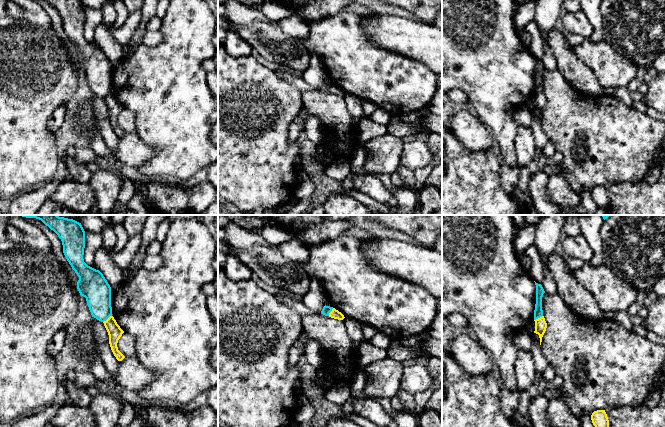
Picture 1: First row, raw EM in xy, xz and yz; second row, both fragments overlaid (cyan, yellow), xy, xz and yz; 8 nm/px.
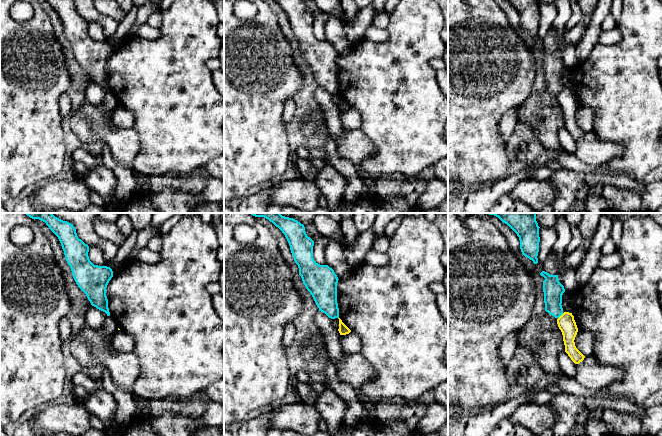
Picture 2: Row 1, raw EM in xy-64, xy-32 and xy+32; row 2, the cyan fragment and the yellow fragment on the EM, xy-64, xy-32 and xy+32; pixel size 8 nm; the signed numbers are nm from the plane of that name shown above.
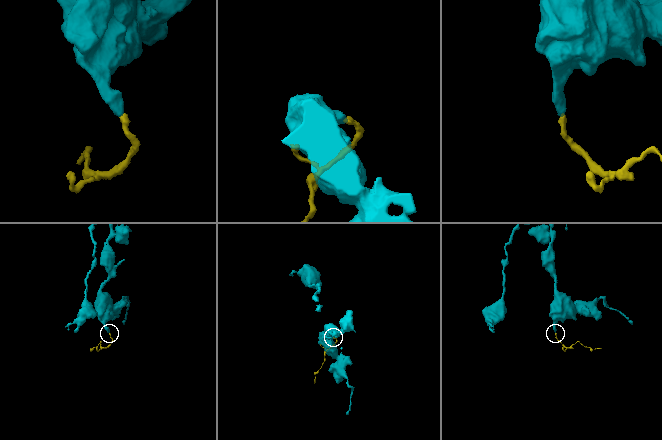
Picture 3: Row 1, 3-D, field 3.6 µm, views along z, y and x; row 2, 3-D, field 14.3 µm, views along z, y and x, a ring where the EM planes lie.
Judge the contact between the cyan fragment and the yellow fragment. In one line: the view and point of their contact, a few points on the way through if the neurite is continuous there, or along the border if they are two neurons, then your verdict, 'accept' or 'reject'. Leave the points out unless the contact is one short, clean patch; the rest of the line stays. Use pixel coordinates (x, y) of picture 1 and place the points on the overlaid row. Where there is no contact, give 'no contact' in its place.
contact xy (107, 318); way xy (96, 290), (100, 308), (107, 318), (114, 331); accept

